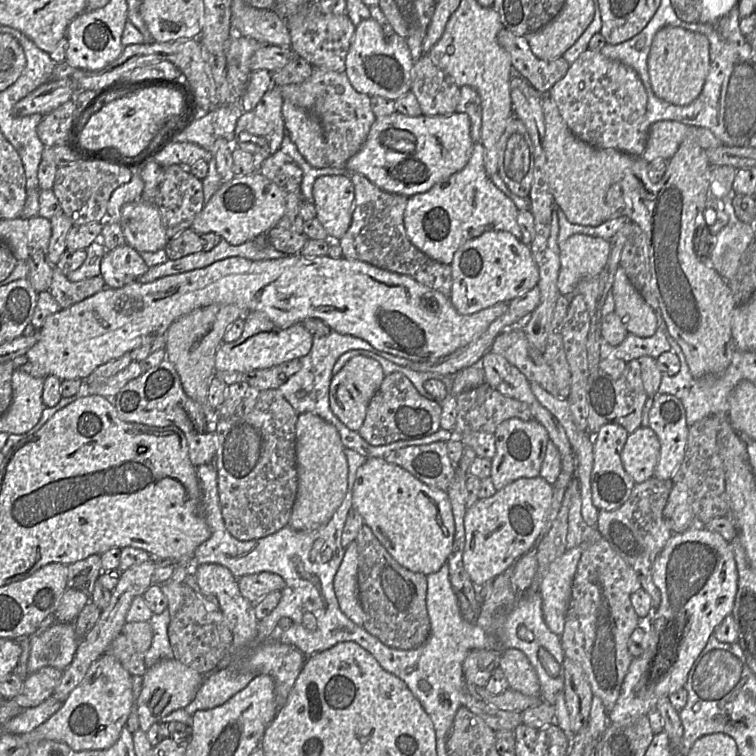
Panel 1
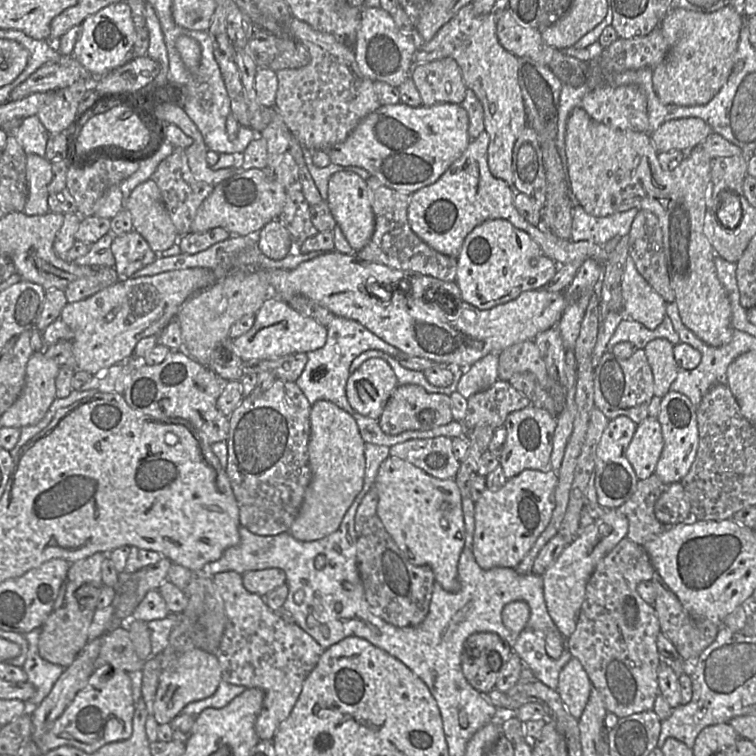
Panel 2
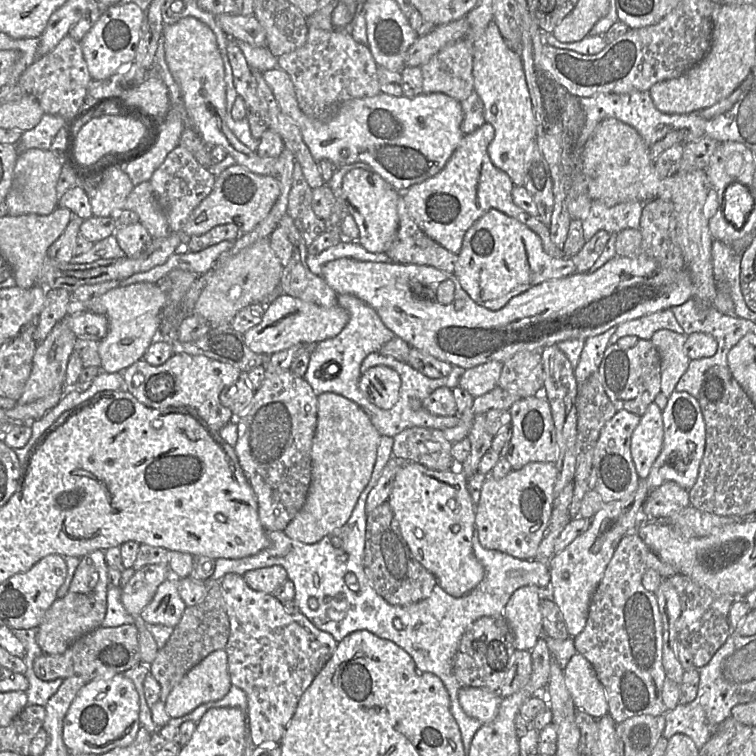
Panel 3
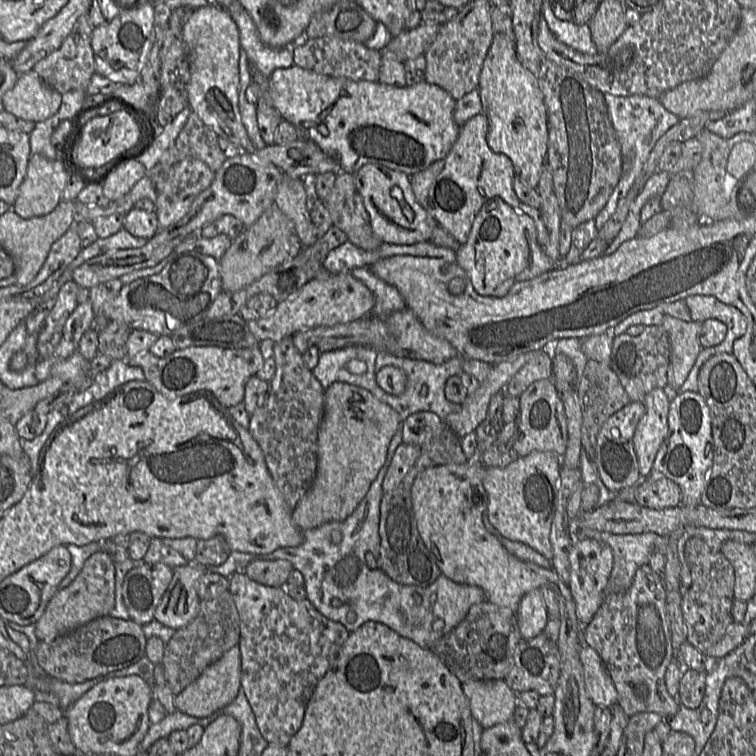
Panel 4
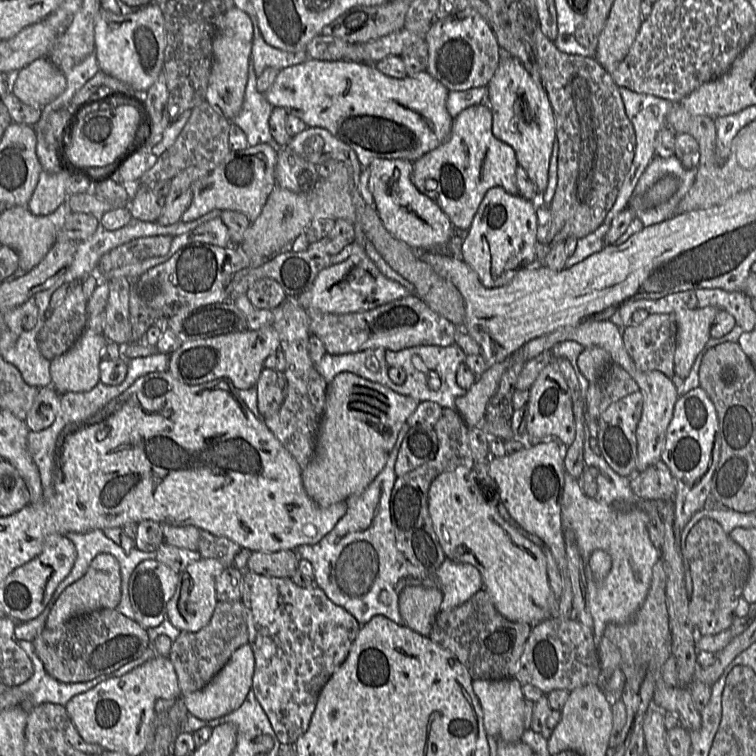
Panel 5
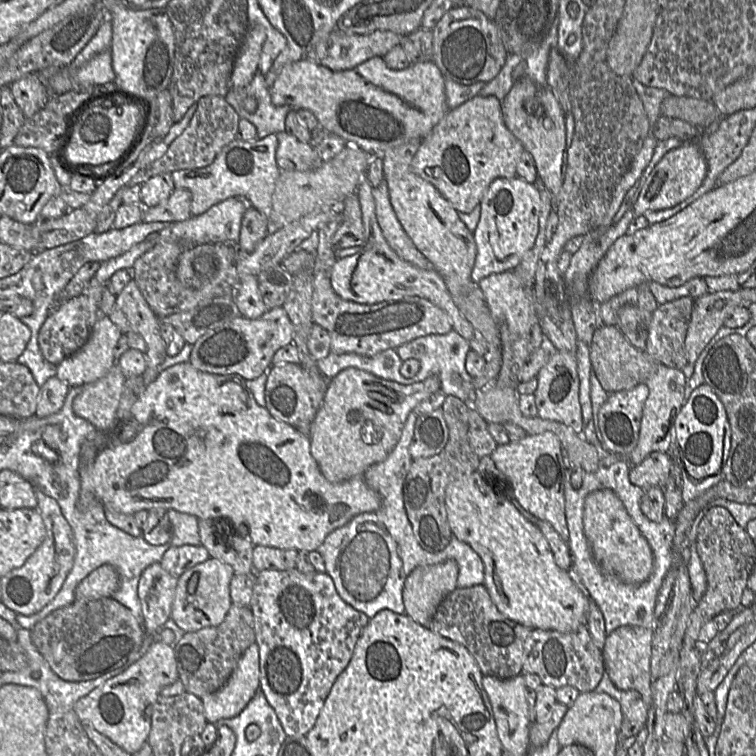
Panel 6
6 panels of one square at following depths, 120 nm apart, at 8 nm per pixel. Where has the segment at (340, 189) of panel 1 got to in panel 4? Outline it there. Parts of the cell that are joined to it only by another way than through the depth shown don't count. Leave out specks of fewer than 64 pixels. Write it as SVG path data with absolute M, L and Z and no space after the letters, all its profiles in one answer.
M371 163L363 165L354 175L356 192L363 199L374 233L383 243L413 245L430 241L437 221L417 202L407 174Z

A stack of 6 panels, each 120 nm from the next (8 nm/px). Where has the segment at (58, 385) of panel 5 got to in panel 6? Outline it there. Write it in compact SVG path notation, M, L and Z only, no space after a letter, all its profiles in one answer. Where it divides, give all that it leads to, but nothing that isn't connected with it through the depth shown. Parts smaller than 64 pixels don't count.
M99 315L84 345L56 365L55 376L70 387L103 377L116 362L113 349L121 334L108 315Z

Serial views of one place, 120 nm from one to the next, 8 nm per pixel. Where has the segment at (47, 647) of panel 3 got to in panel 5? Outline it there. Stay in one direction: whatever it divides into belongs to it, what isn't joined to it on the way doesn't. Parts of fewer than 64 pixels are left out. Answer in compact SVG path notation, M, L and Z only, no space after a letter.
M102 553L91 562L86 573L76 582L68 586L53 605L45 628L55 629L66 621L99 609L114 609L121 599L121 574L118 561L114 556Z

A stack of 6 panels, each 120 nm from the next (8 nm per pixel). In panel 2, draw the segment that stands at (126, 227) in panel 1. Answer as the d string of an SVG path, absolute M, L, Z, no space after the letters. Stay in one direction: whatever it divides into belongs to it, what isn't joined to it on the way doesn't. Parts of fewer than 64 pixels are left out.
M153 180L138 185L125 202L124 209L131 215L133 230L148 242L157 255L178 241L179 235Z

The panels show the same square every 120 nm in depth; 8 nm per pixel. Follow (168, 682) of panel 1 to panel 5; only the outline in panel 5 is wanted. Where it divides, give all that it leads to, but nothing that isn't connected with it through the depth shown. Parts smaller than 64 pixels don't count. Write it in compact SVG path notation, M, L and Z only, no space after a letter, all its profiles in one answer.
M250 645L238 648L222 670L203 689L181 695L189 713L205 721L225 716L237 710L252 689L255 659Z

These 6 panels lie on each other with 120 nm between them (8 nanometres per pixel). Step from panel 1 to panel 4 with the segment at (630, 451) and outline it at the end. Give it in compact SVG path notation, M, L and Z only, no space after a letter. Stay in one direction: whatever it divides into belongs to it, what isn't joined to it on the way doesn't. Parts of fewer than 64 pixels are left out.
M655 388L645 397L645 412L633 436L641 477L650 474L656 454L668 434L670 402L663 388Z

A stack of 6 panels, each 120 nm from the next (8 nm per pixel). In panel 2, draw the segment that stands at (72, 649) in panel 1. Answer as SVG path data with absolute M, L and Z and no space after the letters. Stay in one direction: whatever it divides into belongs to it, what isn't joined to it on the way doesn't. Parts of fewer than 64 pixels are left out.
M36 628L22 634L28 642L28 655L23 665L27 681L35 687L35 695L27 705L37 707L48 696L56 681L65 671L65 667L53 664L41 658L38 651L38 641L42 628Z

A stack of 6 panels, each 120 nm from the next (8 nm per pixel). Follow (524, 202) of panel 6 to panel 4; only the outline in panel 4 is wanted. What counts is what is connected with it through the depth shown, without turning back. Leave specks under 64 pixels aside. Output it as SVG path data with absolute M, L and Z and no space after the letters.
M494 197L483 204L475 216L466 242L456 251L456 263L466 271L479 295L491 297L503 297L515 283L533 279L560 267L559 263L546 255L538 243L533 219L515 210L500 197Z

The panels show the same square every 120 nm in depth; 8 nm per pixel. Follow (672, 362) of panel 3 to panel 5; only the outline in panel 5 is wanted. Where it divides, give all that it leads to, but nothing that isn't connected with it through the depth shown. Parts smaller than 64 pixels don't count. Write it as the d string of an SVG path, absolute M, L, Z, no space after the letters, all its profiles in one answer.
M714 306L680 309L675 312L677 344L674 355L674 374L686 379L697 355L710 337L710 327L720 310Z

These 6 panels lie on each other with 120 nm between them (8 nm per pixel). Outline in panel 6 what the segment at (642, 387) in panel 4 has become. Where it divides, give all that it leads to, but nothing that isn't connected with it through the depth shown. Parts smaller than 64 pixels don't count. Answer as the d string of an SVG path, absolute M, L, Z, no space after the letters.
M681 297L658 305L652 313L644 351L657 363L676 369L687 364L684 342L694 302L692 297Z

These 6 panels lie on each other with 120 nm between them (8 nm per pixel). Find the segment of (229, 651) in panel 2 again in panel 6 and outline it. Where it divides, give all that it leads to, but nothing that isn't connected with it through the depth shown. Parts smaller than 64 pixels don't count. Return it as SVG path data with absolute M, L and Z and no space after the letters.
M293 568L254 573L249 609L254 619L255 644L259 648L260 690L275 710L286 735L305 736L315 725L335 680L349 664L370 619L343 601L326 572L302 574Z

